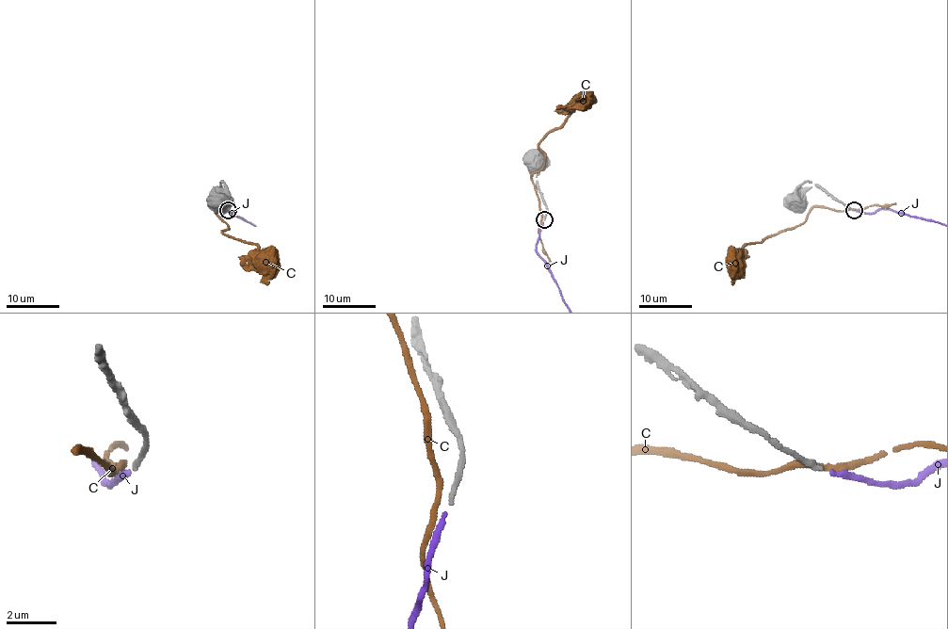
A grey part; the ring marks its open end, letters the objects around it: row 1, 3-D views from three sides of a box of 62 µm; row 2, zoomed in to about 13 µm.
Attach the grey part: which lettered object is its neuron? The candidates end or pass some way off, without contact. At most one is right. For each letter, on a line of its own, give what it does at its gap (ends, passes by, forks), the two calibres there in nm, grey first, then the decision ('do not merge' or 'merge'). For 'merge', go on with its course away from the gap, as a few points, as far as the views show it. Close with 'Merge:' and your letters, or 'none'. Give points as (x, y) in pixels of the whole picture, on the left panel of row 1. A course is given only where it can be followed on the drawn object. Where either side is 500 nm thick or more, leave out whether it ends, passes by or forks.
C: it passes by; 200 nm thick on the grey side, 240 nm on the other; do not merge
J: it ends there; 200 nm thick on the grey side, 240 nm on the other; merge
Merge: J

